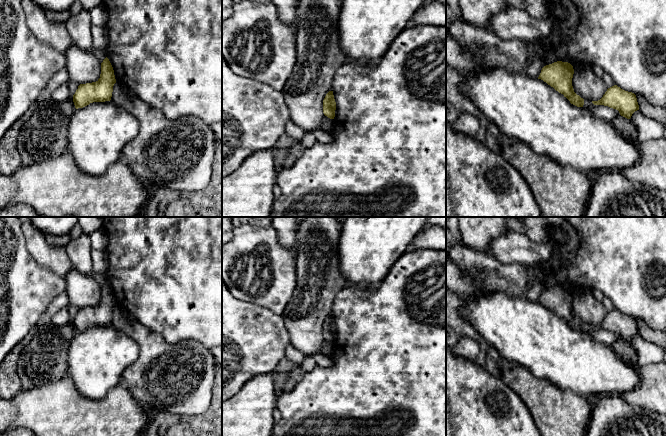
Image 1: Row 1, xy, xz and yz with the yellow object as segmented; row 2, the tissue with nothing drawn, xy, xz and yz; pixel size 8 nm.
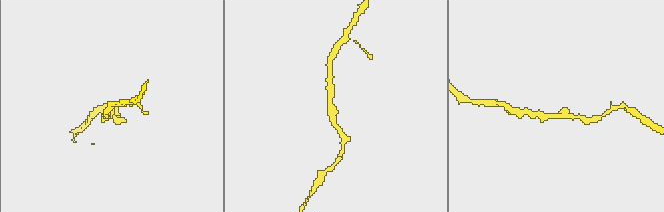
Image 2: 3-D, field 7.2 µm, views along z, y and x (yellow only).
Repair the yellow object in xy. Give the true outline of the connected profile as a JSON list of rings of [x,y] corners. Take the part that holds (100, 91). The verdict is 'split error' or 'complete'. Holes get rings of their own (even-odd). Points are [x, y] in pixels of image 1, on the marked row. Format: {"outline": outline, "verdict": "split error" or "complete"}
{"outline": [[[106,57],[101,63],[100,78],[96,82],[80,84],[78,86],[73,95],[75,108],[83,108],[93,102],[110,101],[115,83],[113,67]]], "verdict": "complete"}

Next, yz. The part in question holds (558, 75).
{"outline": [[[557,61],[542,68],[538,79],[543,80],[556,91],[563,94],[571,104],[583,107],[584,99],[574,92],[572,78],[573,66],[568,62]]], "verdict": "complete"}

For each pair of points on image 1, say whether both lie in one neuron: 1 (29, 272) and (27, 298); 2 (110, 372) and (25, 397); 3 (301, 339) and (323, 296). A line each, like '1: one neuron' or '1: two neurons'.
1: one neuron
2: two neurons
3: one neuron

